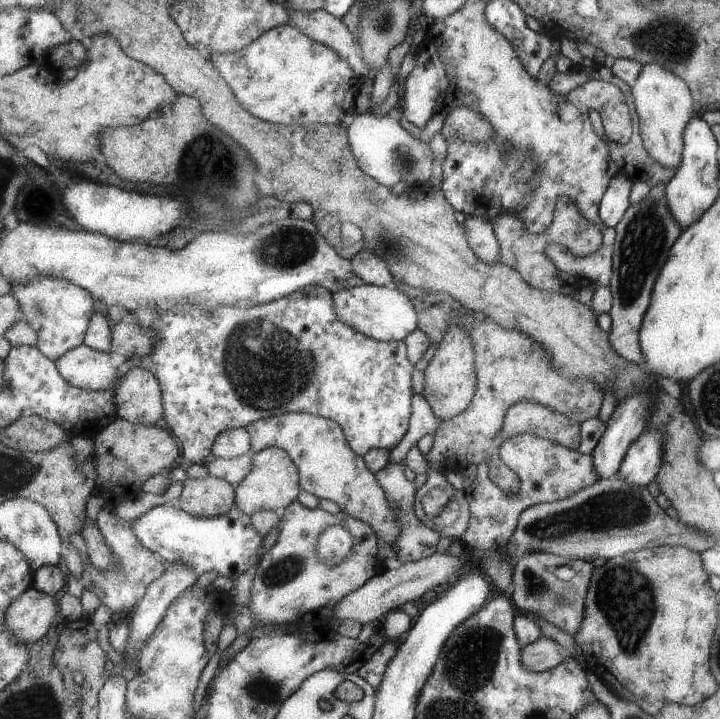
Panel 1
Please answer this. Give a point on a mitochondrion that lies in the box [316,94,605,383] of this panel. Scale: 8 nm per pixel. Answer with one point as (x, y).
(404, 161)

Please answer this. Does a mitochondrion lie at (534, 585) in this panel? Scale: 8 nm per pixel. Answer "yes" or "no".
yes

